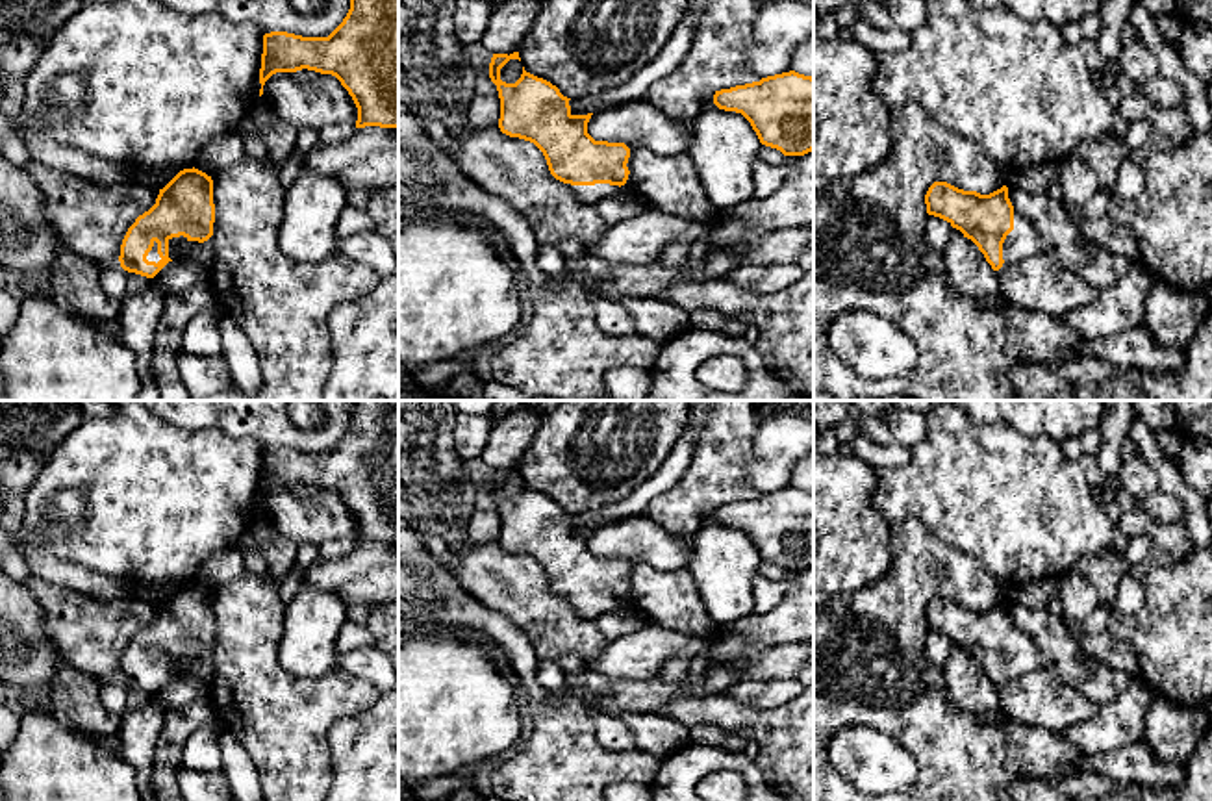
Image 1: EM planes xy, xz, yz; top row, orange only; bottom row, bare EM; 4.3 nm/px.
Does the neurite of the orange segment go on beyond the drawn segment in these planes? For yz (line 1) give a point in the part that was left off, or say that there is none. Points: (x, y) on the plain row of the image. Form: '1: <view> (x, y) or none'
1: yz (1023, 657)

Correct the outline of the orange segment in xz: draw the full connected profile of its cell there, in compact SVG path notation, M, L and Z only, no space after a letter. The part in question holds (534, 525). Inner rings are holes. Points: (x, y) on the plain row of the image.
M519 467L493 469L489 478L489 493L500 514L500 547L534 558L550 590L586 619L634 610L626 582L630 564L625 558L595 556L587 549L593 528L573 530L571 514L524 482L515 499L502 497L500 484L510 475L521 477Z

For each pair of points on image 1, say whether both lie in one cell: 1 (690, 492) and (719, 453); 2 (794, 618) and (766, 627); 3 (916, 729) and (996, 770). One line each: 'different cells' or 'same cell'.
1: same cell
2: same cell
3: same cell

